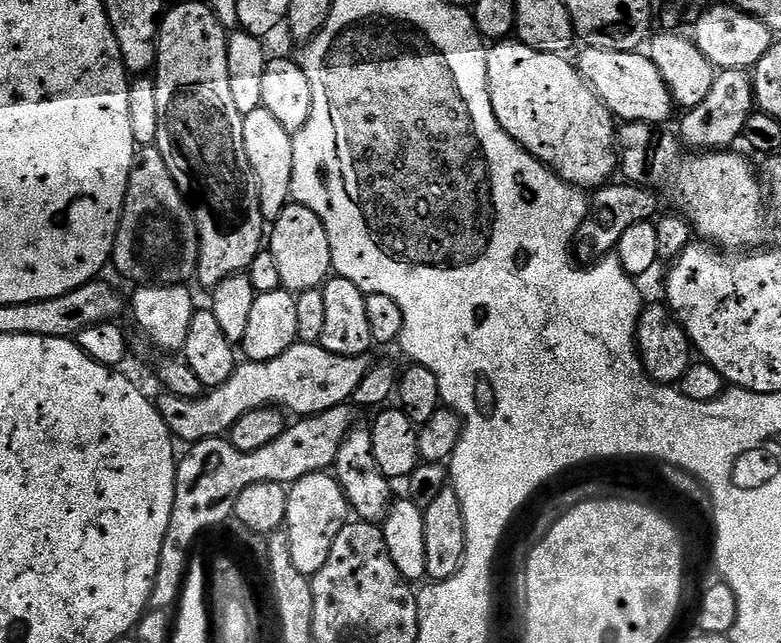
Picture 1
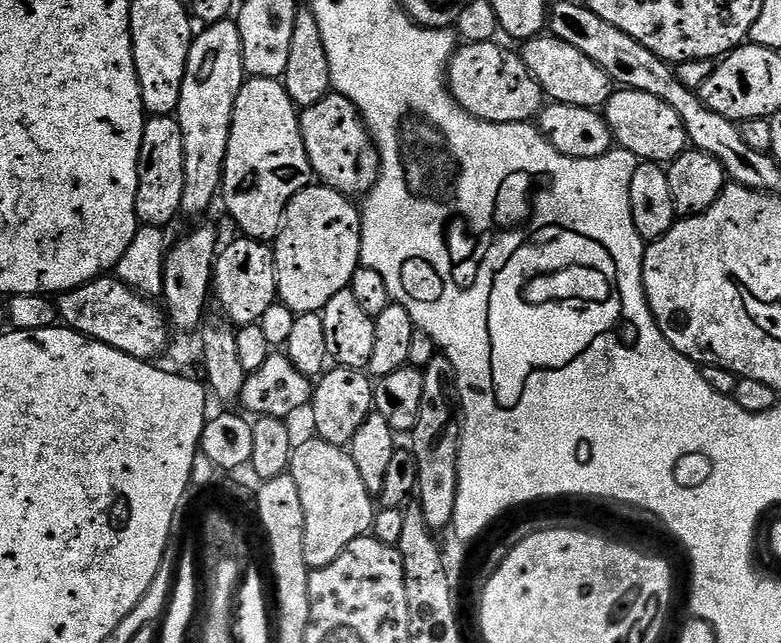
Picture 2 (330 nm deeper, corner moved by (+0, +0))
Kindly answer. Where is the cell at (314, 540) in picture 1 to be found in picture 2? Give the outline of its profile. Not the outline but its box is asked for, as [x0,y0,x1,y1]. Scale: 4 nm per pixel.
[290,438,374,569]

